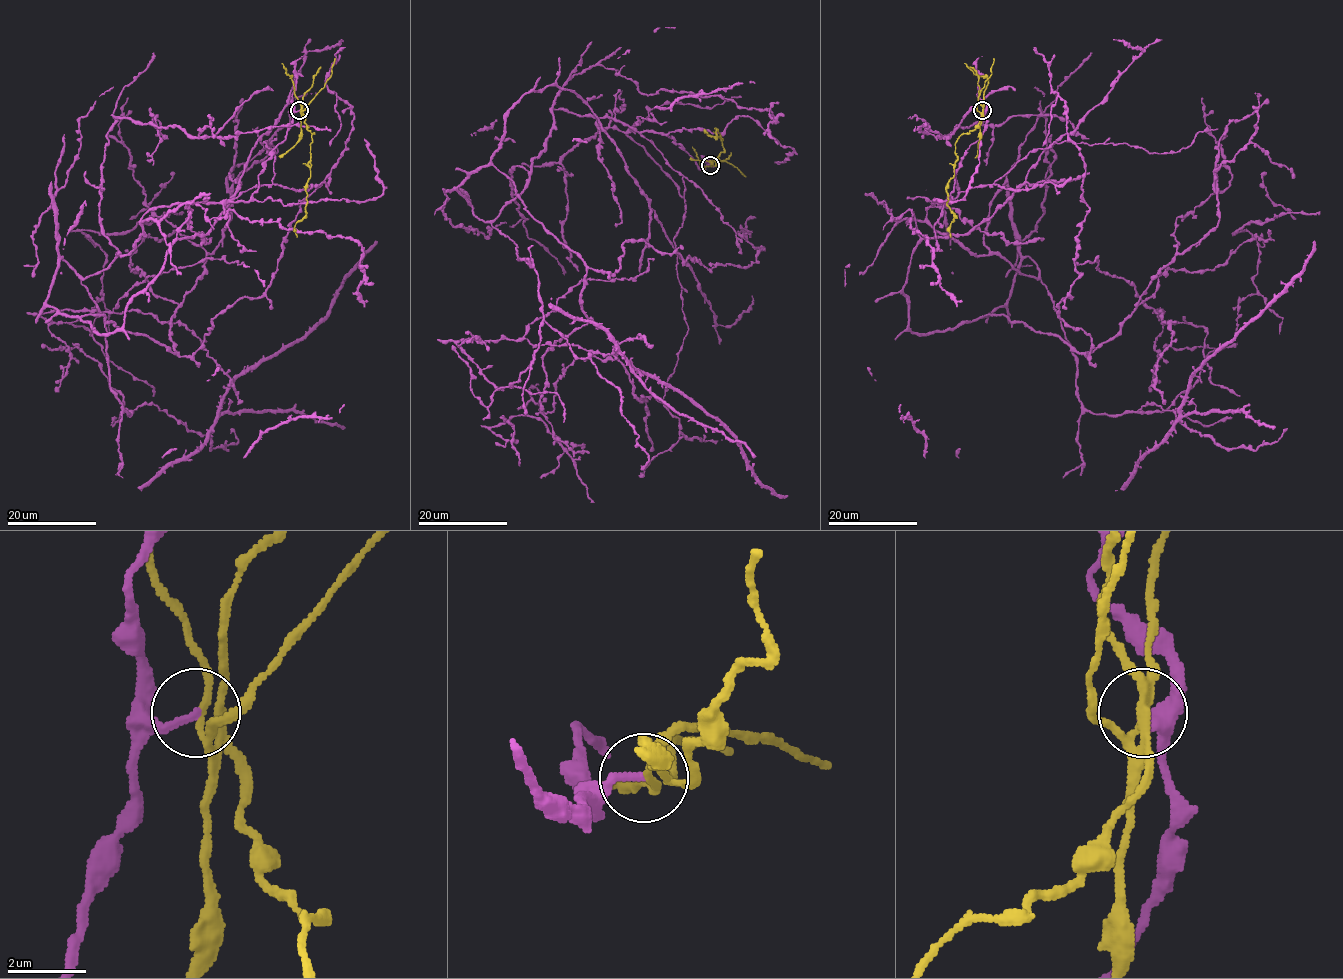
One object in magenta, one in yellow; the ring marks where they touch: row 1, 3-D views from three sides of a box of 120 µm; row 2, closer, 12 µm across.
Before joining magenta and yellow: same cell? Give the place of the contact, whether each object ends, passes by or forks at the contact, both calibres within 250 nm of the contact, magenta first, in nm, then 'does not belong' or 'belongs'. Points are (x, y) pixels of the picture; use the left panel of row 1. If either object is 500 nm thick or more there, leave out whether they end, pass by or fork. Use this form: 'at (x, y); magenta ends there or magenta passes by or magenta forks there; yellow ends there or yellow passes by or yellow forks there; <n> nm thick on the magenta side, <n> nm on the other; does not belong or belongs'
at (299, 110); magenta ends there; yellow forks there; 200 nm thick on the magenta side, 170 nm on the other; does not belong

